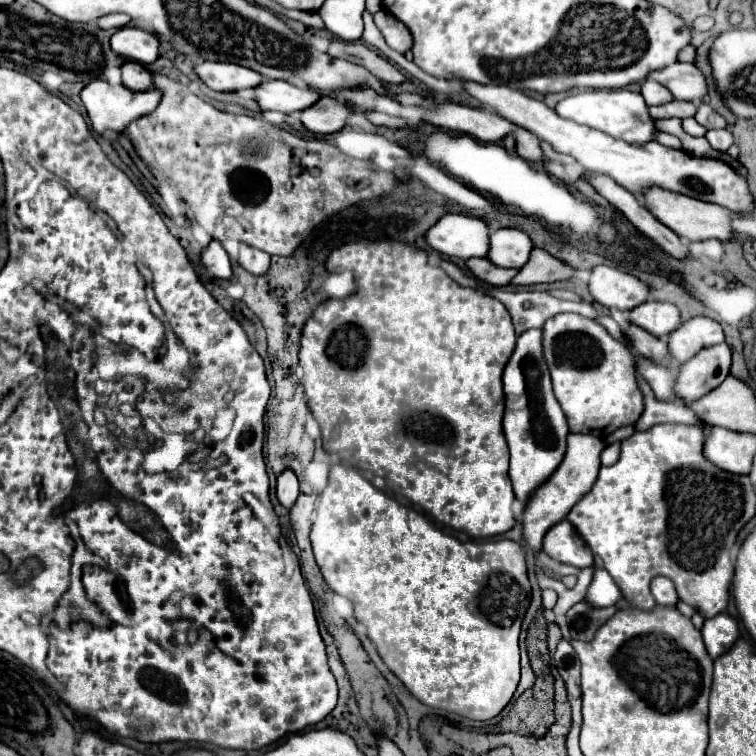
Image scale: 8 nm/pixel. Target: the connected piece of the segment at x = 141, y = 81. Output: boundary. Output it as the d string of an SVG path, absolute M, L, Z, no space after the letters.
M124 62L122 64L122 84L126 88L132 88L134 92L142 92L152 88L152 72L146 70L138 62Z

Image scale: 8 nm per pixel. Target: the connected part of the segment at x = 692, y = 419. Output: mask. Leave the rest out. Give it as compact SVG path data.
M638 376L638 384L646 398L644 414L636 422L636 430L648 430L652 424L664 424L664 422L680 422L680 424L696 424L696 414L688 410L680 400L676 402L658 402L650 390L650 386Z

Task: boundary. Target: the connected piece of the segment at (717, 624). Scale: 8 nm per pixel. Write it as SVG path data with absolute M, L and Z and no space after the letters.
M728 612L716 614L714 618L706 620L704 626L702 626L704 644L706 644L708 654L712 658L718 658L720 654L728 652L732 648L732 644L736 642L738 634L740 634L738 622Z

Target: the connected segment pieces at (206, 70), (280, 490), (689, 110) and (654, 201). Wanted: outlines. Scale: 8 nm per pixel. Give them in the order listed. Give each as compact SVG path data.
M204 60L202 64L196 64L194 70L204 80L204 84L208 84L212 90L218 90L218 92L236 92L244 88L256 88L264 82L262 74L238 64L230 64L230 62Z
M284 470L280 476L278 476L278 488L276 488L276 496L280 500L280 504L284 508L292 508L296 504L296 498L298 498L298 480L294 476L292 470Z
M668 102L662 106L652 106L652 118L688 118L696 114L696 104L692 102Z
M652 188L652 192L646 192L642 196L644 206L662 222L666 224L670 230L674 230L678 236L684 236L690 242L702 242L702 240L710 240L716 238L720 242L730 242L736 238L736 232L732 228L732 212L718 206L718 204L710 204L710 202L702 202L690 196L682 196L682 194L674 194L674 192L664 192L662 188Z

